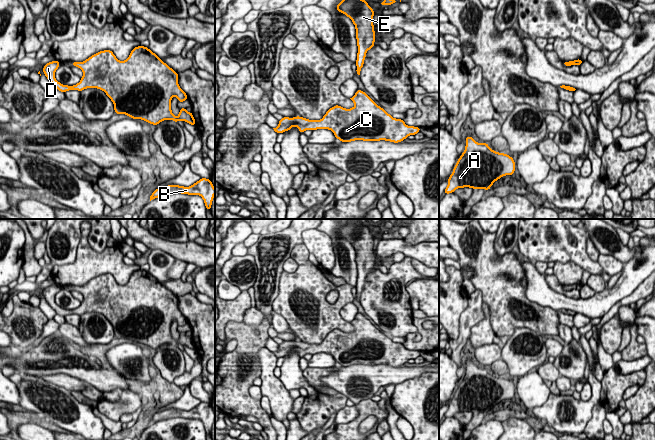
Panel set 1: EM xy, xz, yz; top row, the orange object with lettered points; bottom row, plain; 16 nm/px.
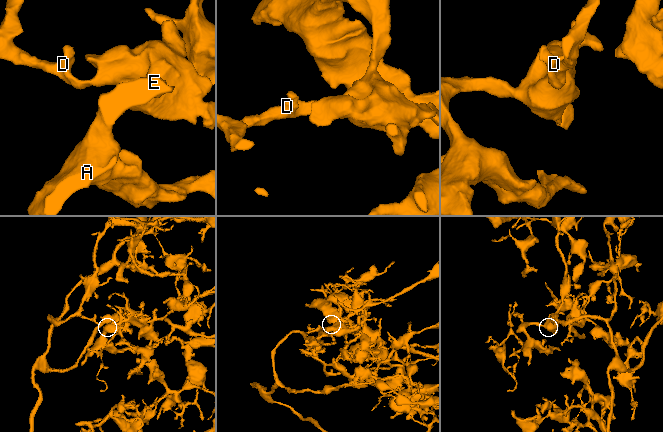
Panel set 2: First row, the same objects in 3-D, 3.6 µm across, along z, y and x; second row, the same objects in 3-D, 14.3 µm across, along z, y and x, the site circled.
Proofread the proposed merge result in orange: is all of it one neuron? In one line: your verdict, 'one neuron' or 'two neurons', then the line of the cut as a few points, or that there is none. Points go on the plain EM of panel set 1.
one neuron; cut none

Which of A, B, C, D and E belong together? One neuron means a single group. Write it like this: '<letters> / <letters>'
A B C D E

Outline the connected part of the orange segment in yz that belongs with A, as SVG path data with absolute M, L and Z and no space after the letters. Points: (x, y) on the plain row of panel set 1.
M467 360L465 374L448 402L444 416L450 418L464 411L487 415L501 401L513 399L515 393L511 380L496 376L487 367L477 367Z

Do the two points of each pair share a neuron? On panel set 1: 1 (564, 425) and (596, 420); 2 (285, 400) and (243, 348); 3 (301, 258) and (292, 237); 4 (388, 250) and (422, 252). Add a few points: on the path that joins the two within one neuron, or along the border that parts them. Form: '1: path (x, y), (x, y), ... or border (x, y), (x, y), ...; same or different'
1: border (598, 402), (593, 407), (592, 417), (584, 429); different
2: border (264, 347), (258, 352), (259, 377); different
3: border (302, 243), (297, 243), (289, 256); different
4: path (396, 248), (406, 248), (414, 251); same

